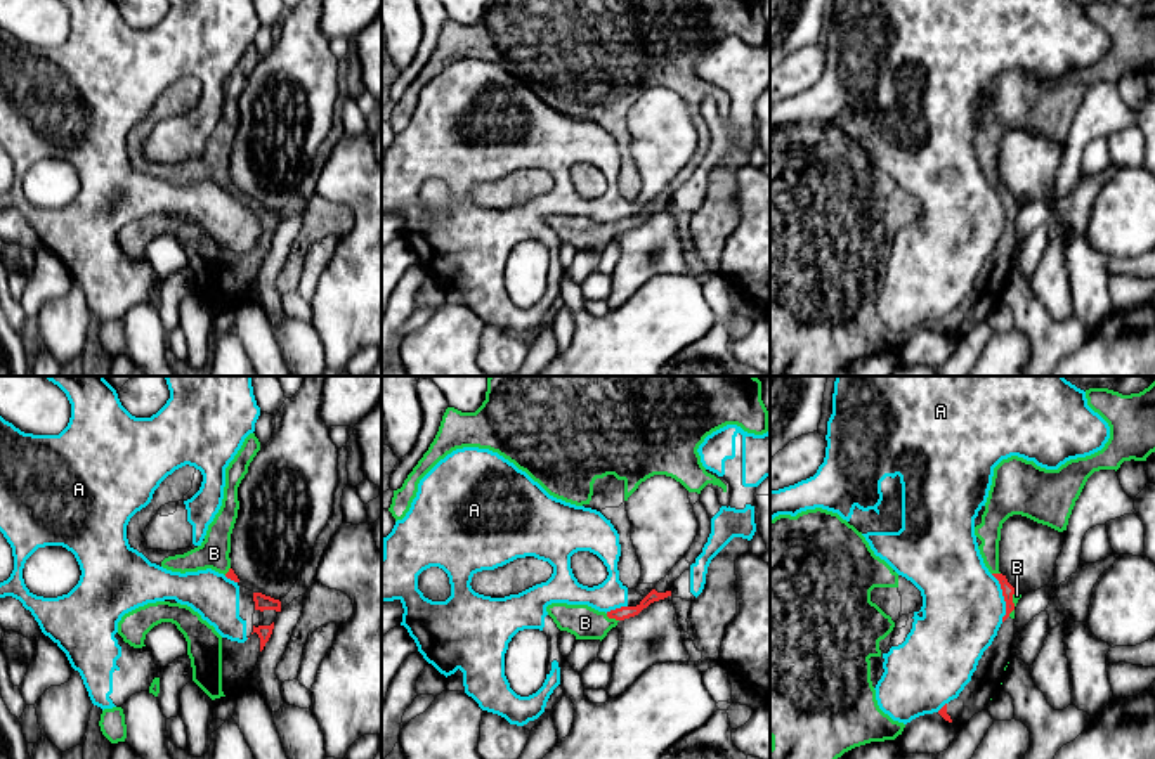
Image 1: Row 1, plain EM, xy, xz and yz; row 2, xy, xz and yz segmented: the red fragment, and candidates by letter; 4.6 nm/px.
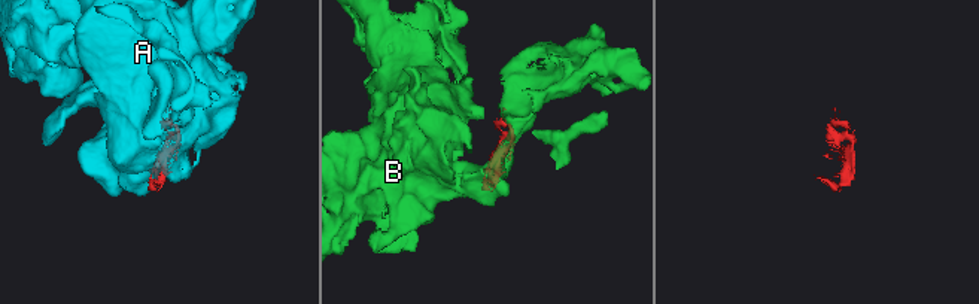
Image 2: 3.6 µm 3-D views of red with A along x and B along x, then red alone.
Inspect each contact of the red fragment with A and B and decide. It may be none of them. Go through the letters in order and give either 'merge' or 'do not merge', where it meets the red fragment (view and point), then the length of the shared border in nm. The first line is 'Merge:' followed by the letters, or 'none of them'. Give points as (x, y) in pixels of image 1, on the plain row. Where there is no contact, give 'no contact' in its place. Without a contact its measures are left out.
Merge: B
A: do not merge; meets red in yz at (1004, 210); contact 240 nm long
B: merge; meets red in xz at (613, 229); contact 70 nm long

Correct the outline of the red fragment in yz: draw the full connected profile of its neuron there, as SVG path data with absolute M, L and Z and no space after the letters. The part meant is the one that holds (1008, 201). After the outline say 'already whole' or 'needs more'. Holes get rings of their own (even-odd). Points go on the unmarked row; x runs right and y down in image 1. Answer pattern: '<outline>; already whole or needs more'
M1108 0L1086 2L1087 17L1110 38L1105 59L1091 68L1070 71L1058 81L1046 81L1018 68L1002 71L994 80L987 114L975 130L975 147L989 184L999 192L1006 227L992 256L978 272L971 293L957 310L938 326L964 338L987 321L1001 302L1015 251L1015 218L1021 206L999 184L999 152L1002 135L1021 126L1058 144L1067 142L1068 130L1087 90L1100 81L1119 81L1124 73L1146 73L1155 64L1155 0L1122 7Z; needs more

